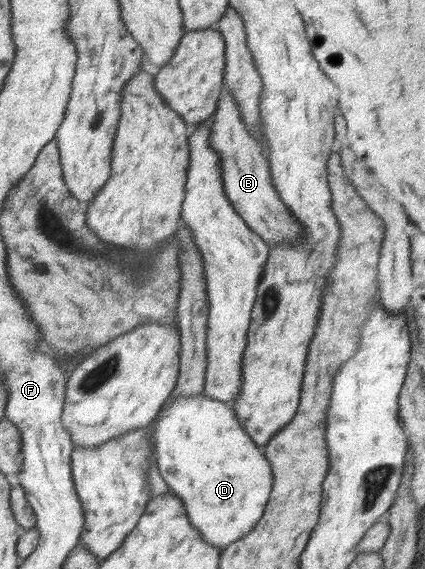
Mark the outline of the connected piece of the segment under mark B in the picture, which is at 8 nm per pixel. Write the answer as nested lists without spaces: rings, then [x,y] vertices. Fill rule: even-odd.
[[[228,93],[229,96],[217,104],[218,108],[214,122],[210,124],[210,140],[208,140],[210,147],[220,153],[222,183],[226,197],[237,214],[248,224],[248,228],[258,234],[267,245],[296,242],[300,236],[304,236],[304,227],[278,196],[271,179],[269,160],[264,146],[258,140],[254,140],[254,136],[250,136],[232,94]]]

